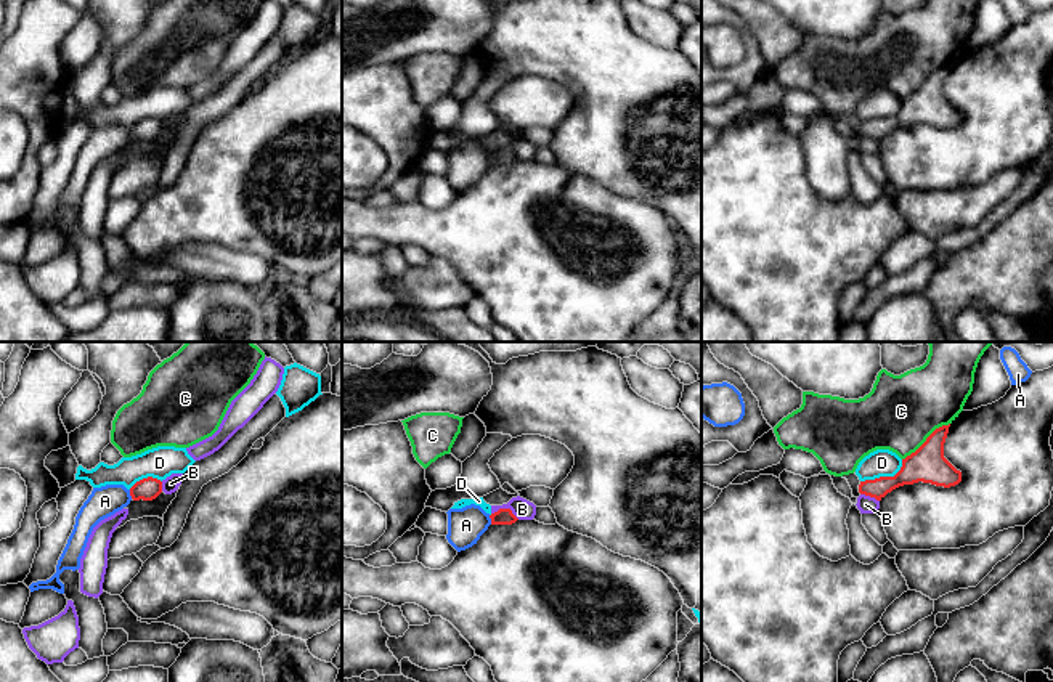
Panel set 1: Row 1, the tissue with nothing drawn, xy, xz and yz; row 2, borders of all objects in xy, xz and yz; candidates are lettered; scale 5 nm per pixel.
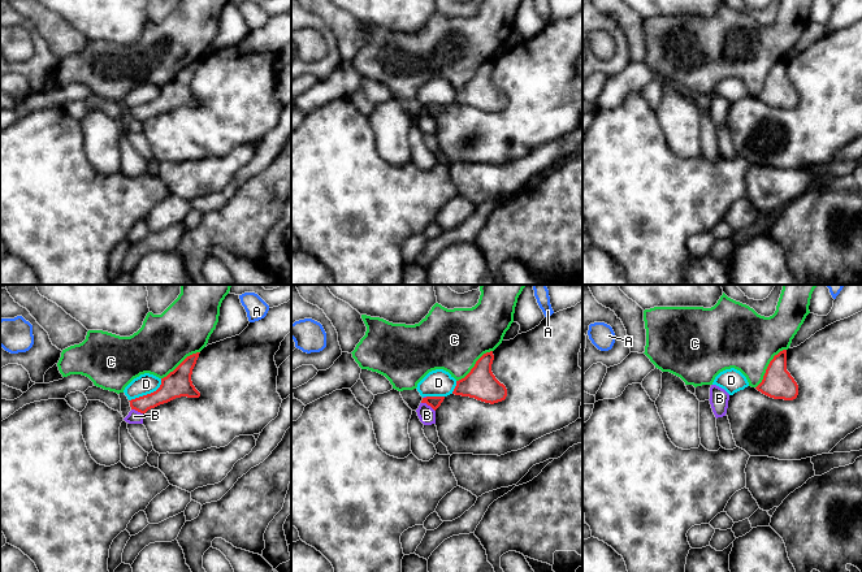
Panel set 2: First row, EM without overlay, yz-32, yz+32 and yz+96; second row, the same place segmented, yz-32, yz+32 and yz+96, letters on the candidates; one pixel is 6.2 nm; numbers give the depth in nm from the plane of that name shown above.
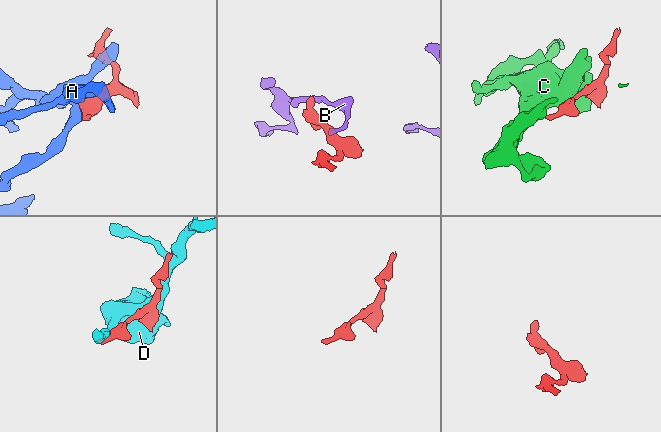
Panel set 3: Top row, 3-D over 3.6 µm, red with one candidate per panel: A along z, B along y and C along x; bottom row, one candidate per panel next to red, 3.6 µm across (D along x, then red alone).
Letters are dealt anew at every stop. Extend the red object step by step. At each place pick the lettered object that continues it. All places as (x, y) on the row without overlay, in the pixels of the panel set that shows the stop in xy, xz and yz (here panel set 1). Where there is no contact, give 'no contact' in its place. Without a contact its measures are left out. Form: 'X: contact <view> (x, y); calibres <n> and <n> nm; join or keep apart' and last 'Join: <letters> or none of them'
A: contact xy (130, 135); calibres 110 and 150 nm; keep apart
B: contact xz (506, 150); calibres 80 and 100 nm; keep apart
C: contact yz (926, 81); calibres 180 and 360 nm; keep apart
D: contact yz (885, 117); calibres 180 and 140 nm; keep apart
Join: none of them

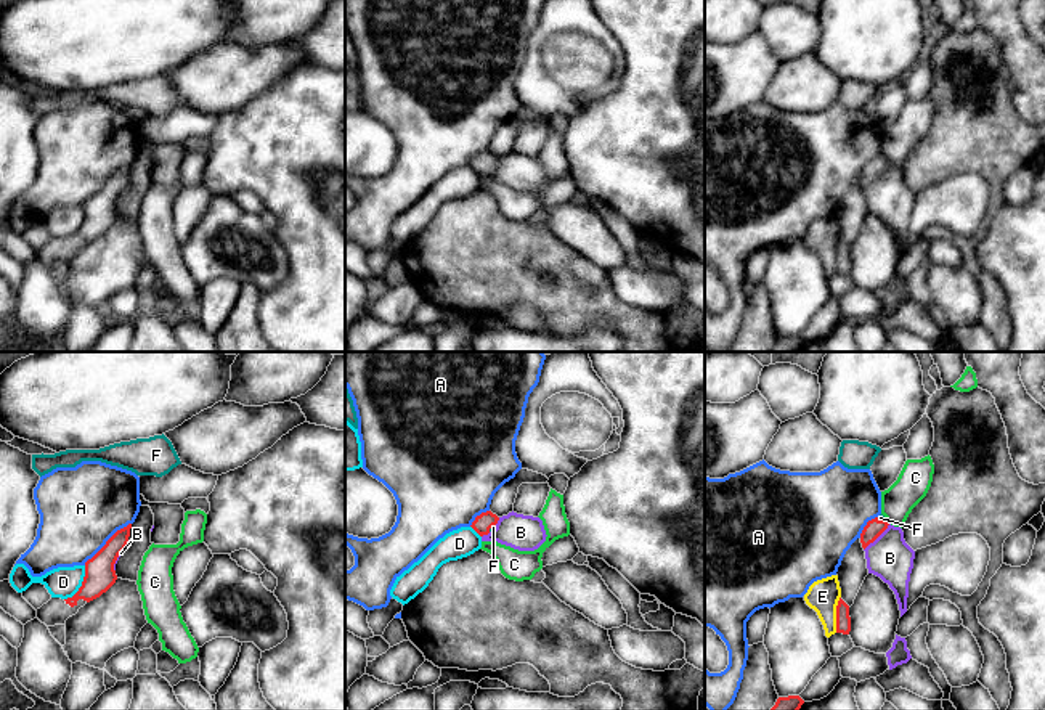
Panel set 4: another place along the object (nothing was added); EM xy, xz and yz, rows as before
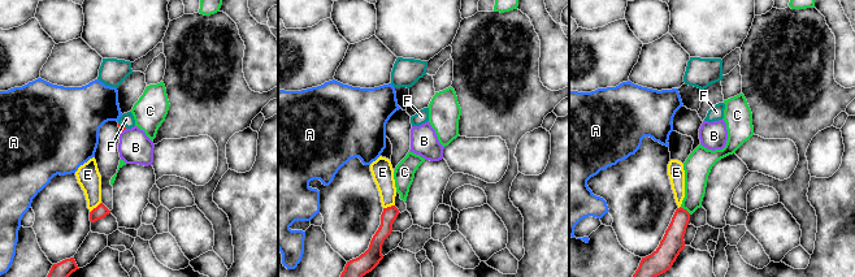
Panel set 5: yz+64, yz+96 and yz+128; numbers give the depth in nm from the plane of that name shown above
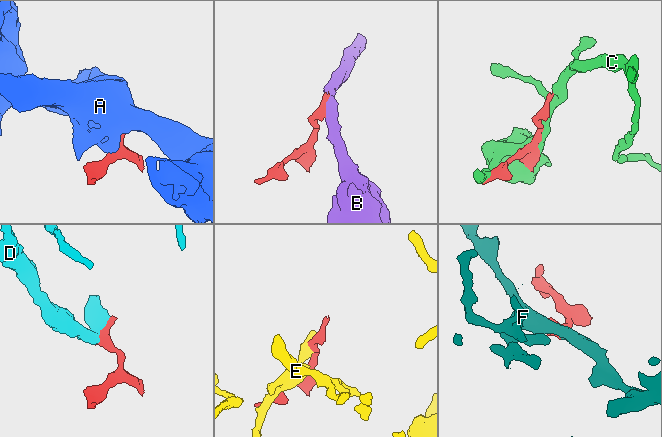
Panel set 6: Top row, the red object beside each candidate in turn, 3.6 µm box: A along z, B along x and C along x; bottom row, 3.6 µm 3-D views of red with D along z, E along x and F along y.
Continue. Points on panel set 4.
A: contact xy (106, 182); calibres 160 and 420 nm; keep apart
B: contact yz (877, 177); calibres 90 and 220 nm; keep apart
C: contact yz (885, 159); calibres 90 and 160 nm; keep apart
D: contact xy (82, 225); calibres 160 and 160 nm; keep apart
E: contact yz (837, 254); calibres 80 and 160 nm; keep apart
F: contact yz (880, 161); calibres 90 and 30 nm; join
Join: F

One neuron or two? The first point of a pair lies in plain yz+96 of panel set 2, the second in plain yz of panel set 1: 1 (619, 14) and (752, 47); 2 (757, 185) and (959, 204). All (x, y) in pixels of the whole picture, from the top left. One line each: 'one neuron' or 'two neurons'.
1: two neurons
2: one neuron

